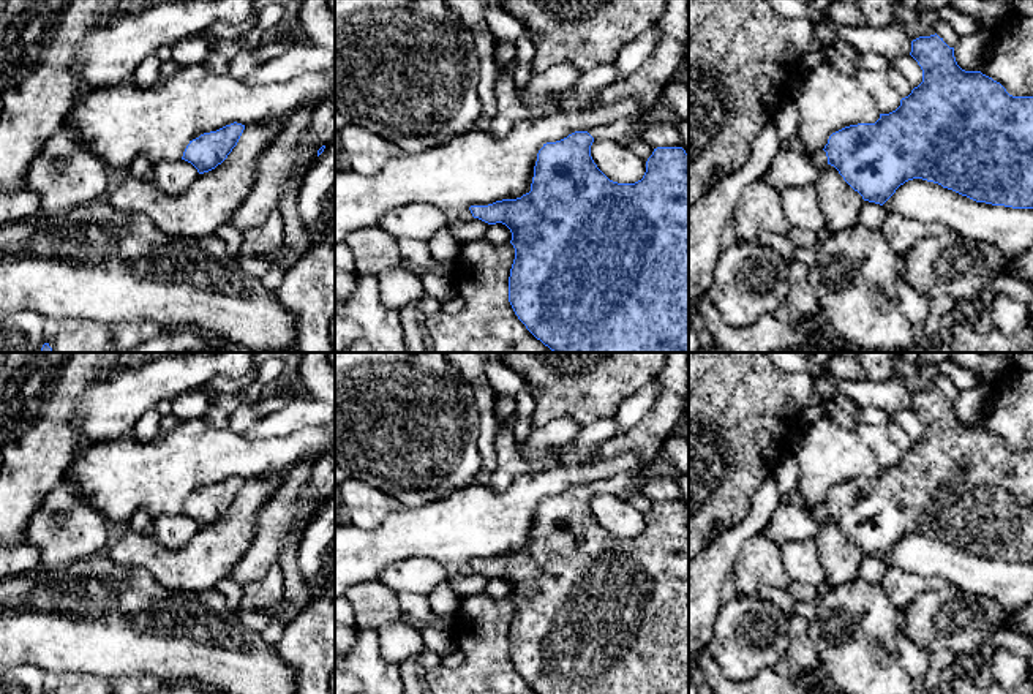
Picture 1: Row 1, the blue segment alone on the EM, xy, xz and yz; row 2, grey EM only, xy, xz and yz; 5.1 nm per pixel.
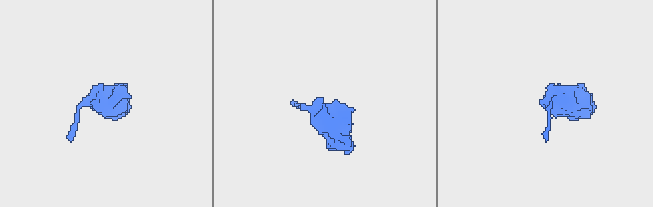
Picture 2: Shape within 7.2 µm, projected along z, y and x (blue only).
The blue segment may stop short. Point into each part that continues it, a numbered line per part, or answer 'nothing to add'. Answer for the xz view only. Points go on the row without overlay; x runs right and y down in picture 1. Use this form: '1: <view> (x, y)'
1: xz (621, 484)

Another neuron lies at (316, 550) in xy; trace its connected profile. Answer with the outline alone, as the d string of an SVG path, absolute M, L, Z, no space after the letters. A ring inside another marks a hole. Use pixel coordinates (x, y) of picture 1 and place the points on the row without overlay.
M335 488L305 530L297 564L311 598L335 601Z

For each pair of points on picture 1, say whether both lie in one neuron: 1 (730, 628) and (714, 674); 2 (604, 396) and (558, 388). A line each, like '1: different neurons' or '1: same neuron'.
1: different neurons
2: same neuron

